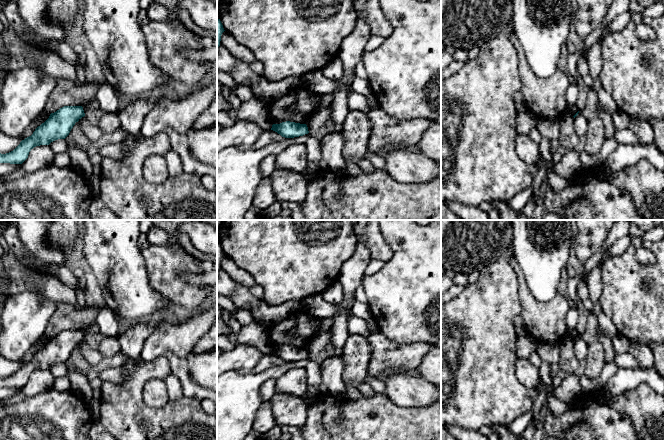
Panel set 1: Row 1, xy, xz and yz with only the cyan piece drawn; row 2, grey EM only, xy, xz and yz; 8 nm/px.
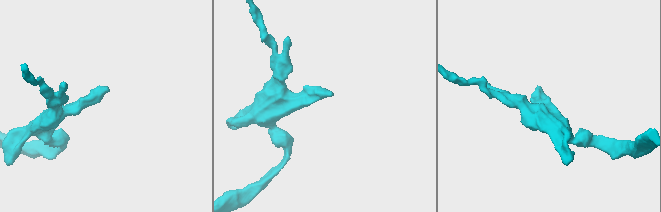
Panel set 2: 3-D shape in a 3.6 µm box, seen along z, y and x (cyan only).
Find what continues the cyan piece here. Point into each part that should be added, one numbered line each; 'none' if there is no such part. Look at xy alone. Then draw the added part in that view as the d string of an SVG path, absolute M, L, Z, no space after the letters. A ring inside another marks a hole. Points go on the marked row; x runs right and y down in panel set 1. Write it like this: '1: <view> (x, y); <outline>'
1: xy (92, 109); M94 98L90 103L83 107L85 116L94 119L100 113L99 102Z

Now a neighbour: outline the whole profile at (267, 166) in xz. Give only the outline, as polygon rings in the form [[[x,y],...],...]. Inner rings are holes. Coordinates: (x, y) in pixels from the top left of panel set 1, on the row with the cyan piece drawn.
[[[269,155],[263,159],[260,165],[262,178],[270,177],[275,169],[276,155]]]

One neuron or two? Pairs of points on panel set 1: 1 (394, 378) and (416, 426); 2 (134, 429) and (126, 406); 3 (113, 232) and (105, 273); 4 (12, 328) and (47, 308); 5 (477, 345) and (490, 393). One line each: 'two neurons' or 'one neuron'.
1: two neurons
2: one neuron
3: one neuron
4: one neuron
5: one neuron

